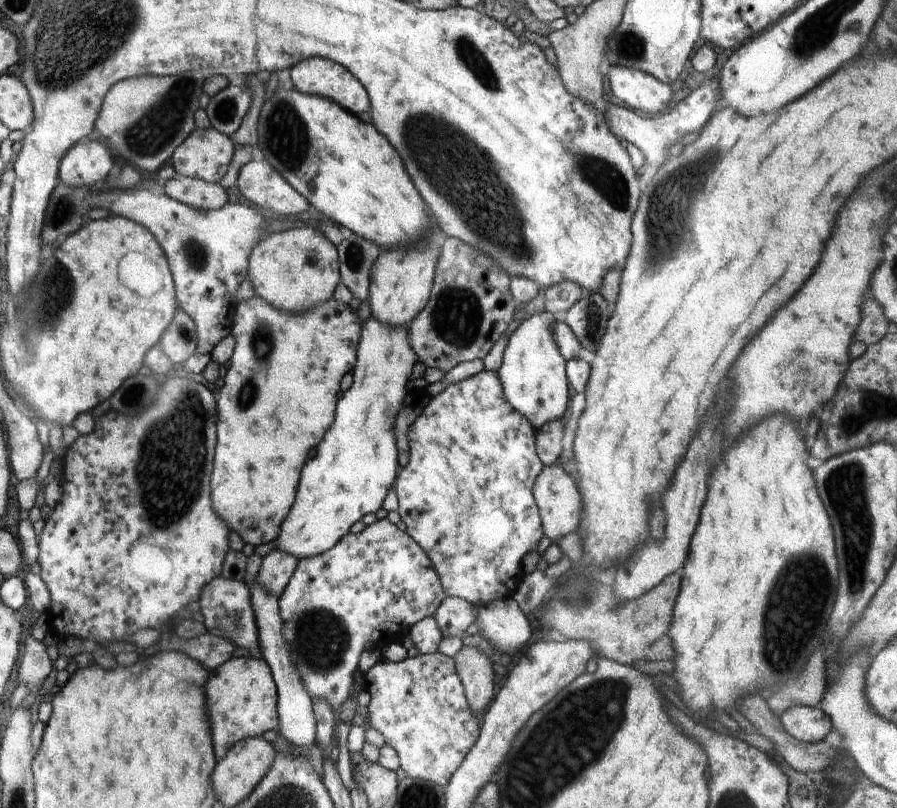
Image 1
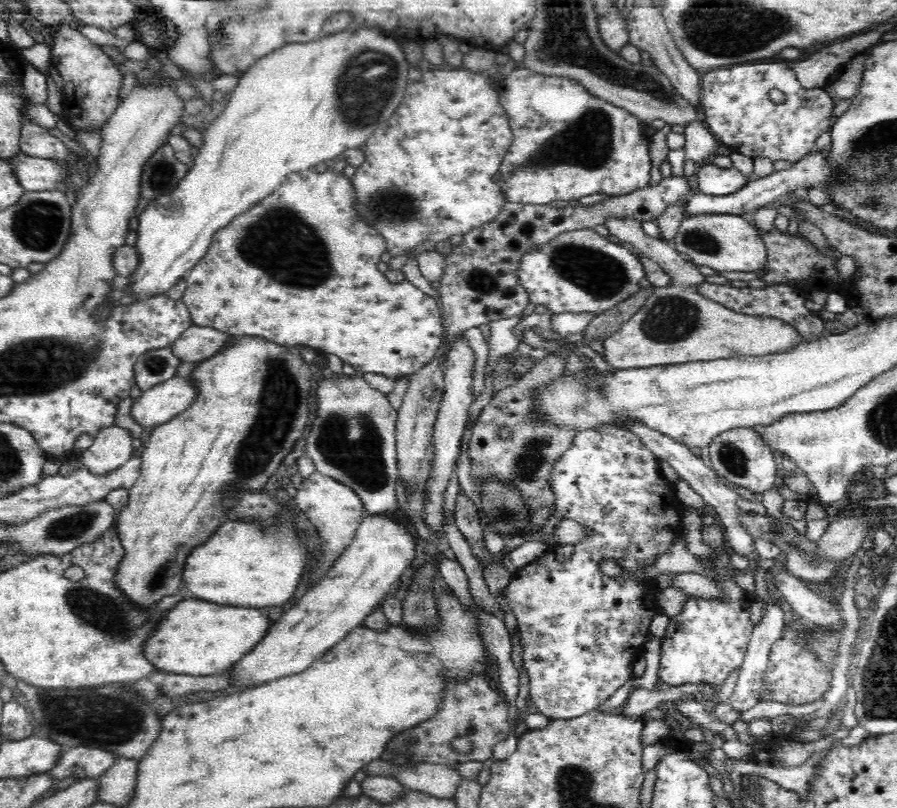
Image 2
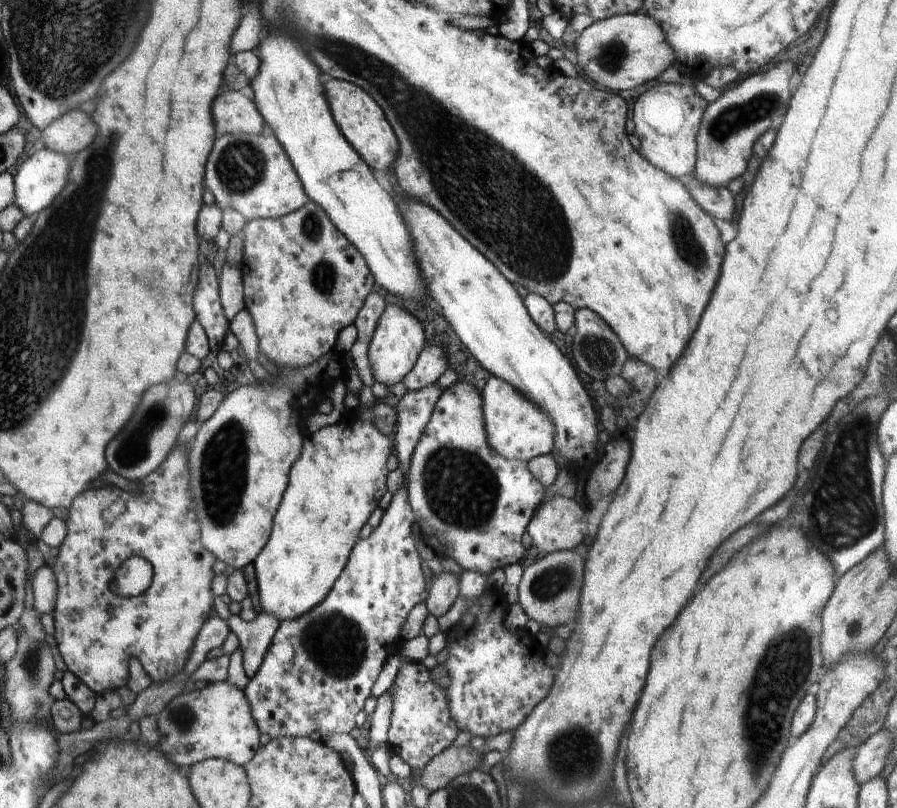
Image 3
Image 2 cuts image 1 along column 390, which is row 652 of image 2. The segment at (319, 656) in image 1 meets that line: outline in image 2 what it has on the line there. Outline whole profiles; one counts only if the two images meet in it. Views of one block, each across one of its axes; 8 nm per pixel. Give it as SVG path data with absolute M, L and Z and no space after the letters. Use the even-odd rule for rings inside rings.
M598 426L598 428L577 432L574 435L572 444L568 450L561 454L561 457L554 463L549 478L550 489L554 492L556 502L555 510L562 515L564 519L571 519L585 528L593 531L591 536L584 536L582 540L574 544L556 544L553 548L548 549L538 559L531 561L524 567L518 569L512 580L507 584L503 592L503 599L510 607L510 611L516 616L518 624L519 638L523 649L523 666L529 674L530 697L537 708L538 712L553 719L569 719L582 716L583 714L593 711L596 706L610 698L620 686L624 686L628 680L634 676L634 662L637 658L643 657L644 644L648 642L650 634L650 624L652 618L658 613L662 613L655 595L657 589L648 582L643 576L648 565L653 563L658 554L664 554L672 548L673 542L683 534L682 514L684 506L677 502L675 488L668 481L662 478L659 473L659 459L657 456L646 448L642 439L632 433L628 428L618 426ZM614 559L624 572L618 578L612 578L602 574L601 560Z

